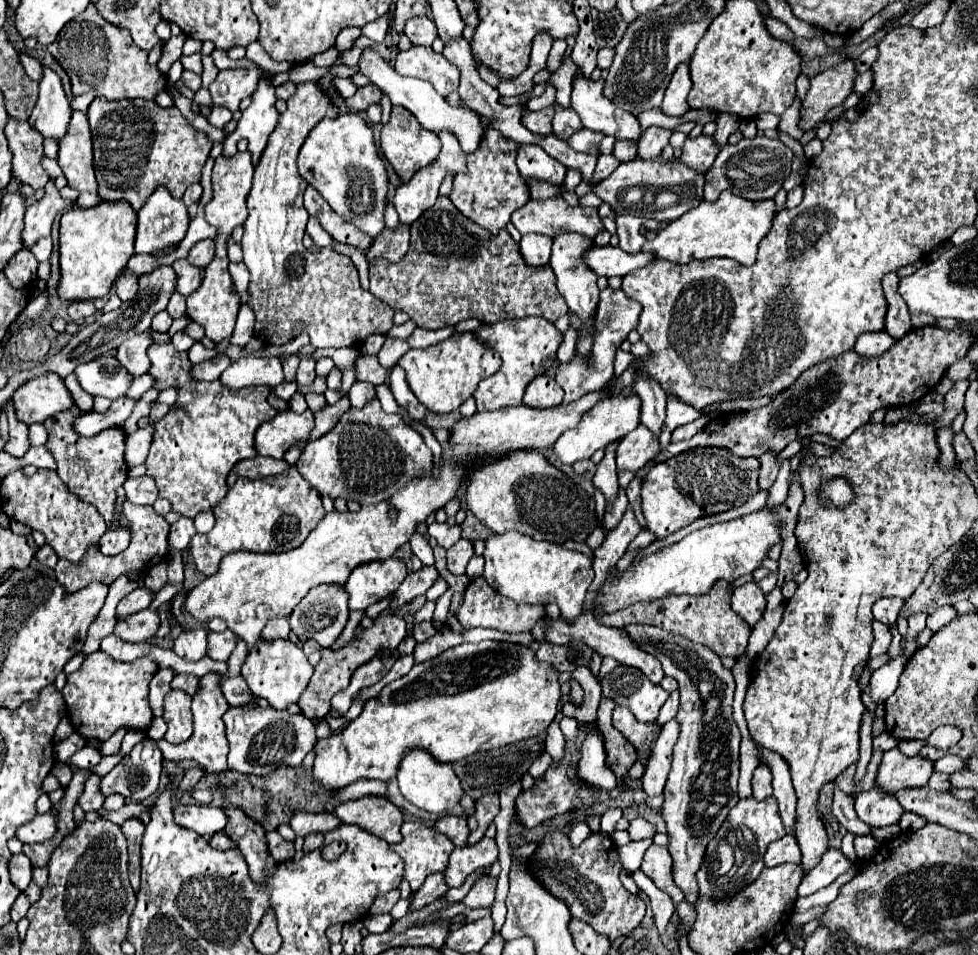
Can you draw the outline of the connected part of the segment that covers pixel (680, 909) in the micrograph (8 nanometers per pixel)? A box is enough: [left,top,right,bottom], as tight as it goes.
[676,901,696,929]

